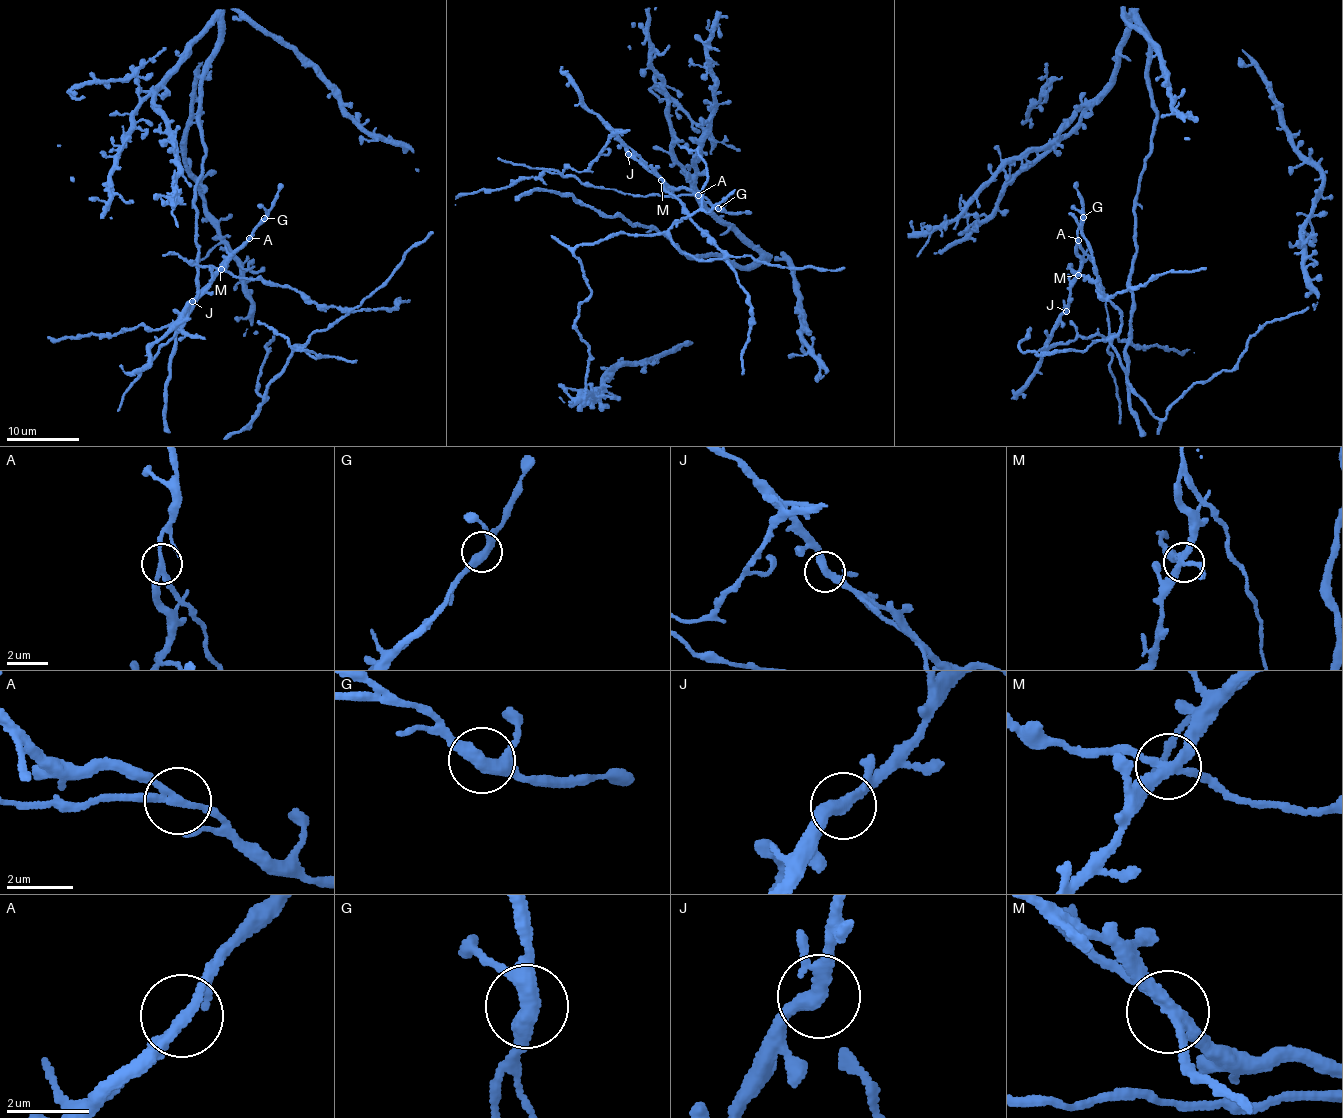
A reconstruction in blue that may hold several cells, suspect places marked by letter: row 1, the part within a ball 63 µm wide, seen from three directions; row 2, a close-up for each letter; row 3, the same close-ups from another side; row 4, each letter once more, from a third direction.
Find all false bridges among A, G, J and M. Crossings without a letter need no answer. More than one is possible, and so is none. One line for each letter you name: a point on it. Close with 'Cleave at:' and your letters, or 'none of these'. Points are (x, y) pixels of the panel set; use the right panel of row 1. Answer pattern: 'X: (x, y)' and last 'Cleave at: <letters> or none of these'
A: (1078, 240)
M: (1078, 275)
Cleave at: A, M

